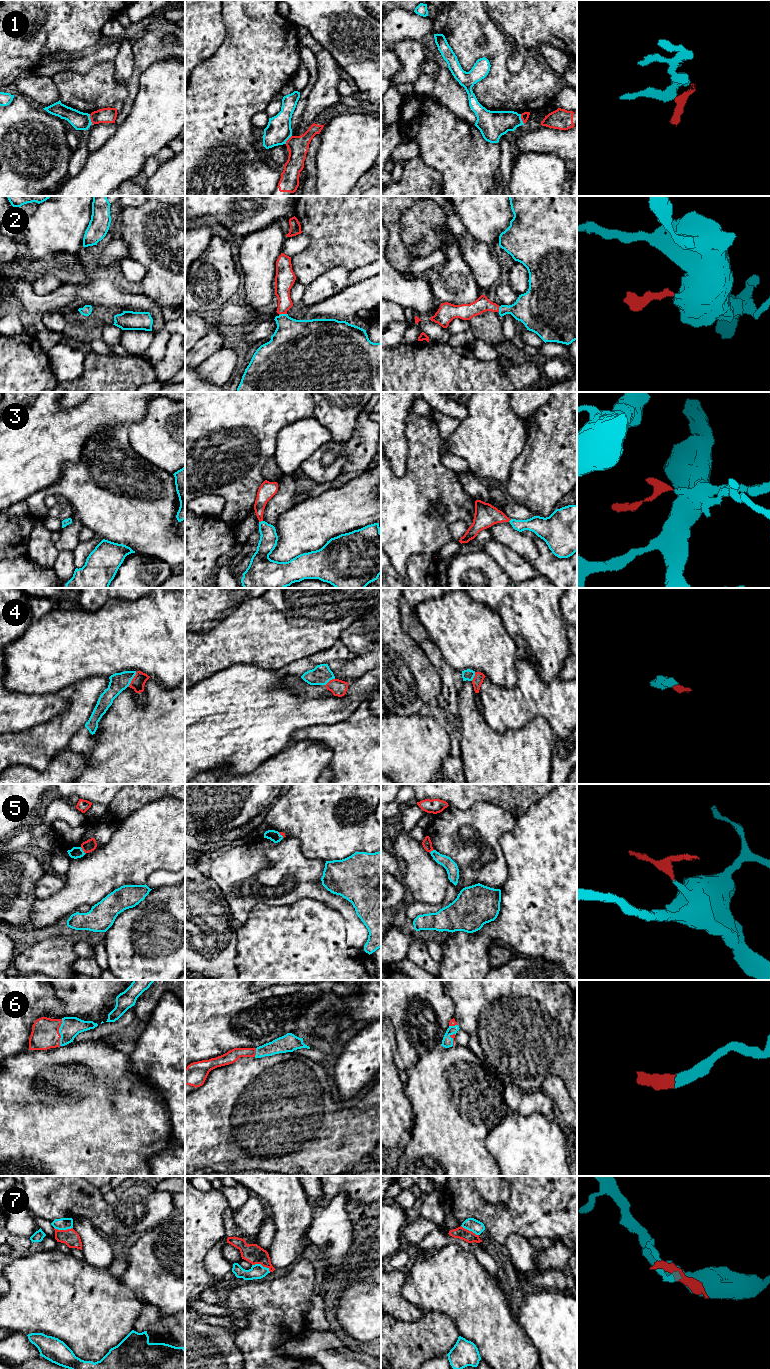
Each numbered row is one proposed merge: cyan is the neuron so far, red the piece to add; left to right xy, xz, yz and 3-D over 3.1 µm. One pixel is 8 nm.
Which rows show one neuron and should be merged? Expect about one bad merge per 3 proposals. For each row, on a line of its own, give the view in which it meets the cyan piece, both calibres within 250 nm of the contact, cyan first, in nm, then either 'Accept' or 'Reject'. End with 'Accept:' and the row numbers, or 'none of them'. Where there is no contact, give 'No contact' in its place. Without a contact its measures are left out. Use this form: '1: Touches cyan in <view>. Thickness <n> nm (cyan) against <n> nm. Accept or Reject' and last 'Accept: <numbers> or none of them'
1: Touches cyan in xy. Thickness 140 nm (cyan) against 130 nm. Reject
2: Touches cyan in xz. Thickness 360 nm (cyan) against 140 nm. Accept
3: Touches cyan in xz. Thickness 140 nm (cyan) against 140 nm. Accept
4: Touches cyan in xy. Thickness 140 nm (cyan) against 110 nm. Accept
5: Touches cyan in xy. Thickness 100 nm (cyan) against 100 nm. Reject
6: Touches cyan in xy. Thickness 160 nm (cyan) against 220 nm. Accept
7: Touches cyan in xz. Thickness 120 nm (cyan) against 160 nm. Reject
Accept: 2, 3, 4, 6

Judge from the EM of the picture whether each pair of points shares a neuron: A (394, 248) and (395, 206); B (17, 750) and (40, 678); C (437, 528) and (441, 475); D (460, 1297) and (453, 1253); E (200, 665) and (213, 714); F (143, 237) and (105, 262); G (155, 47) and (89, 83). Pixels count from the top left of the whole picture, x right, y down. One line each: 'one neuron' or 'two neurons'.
A: one neuron
B: two neurons
C: one neuron
D: one neuron
E: two neurons
F: two neurons
G: one neuron

